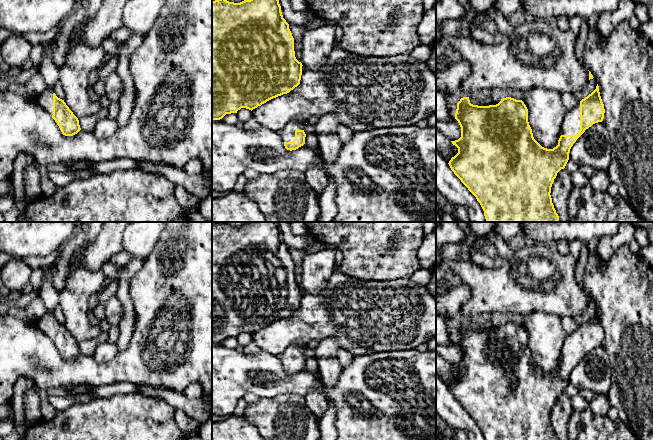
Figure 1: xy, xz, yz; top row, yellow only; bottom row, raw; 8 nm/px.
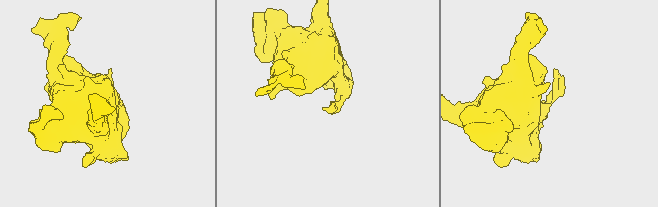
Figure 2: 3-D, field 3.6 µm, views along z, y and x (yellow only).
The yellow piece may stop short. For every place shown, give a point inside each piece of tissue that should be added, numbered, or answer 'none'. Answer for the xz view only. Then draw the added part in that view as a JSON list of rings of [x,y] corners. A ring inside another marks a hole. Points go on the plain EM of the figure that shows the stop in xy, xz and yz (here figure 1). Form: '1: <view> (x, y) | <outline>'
1: xz (287, 358) | [[[294,344],[289,346],[280,356],[283,366],[292,366],[295,363],[296,354],[304,354],[306,347]]]

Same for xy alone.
1: xy (49, 294) | [[[55,264],[41,267],[41,284],[39,297],[45,305],[45,314],[39,320],[39,327],[51,340],[53,339],[53,309],[59,302],[59,292],[53,285],[57,271]]]

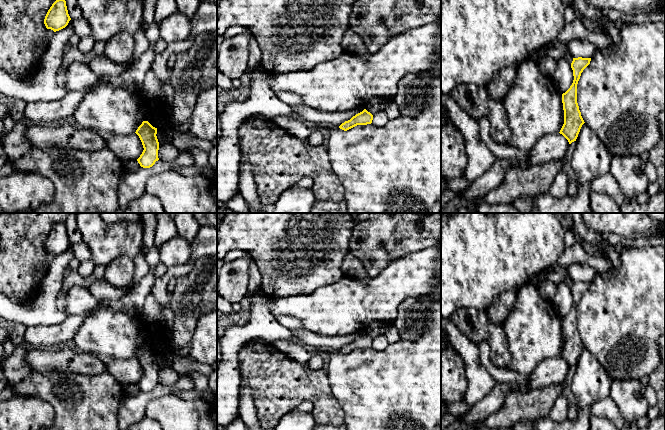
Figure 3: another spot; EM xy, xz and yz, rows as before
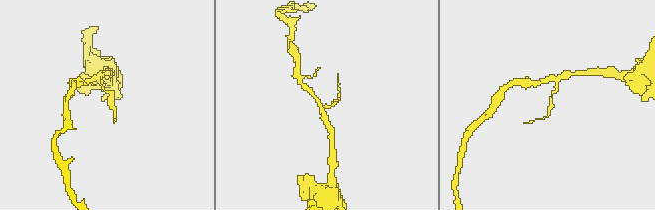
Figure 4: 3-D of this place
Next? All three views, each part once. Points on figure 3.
none

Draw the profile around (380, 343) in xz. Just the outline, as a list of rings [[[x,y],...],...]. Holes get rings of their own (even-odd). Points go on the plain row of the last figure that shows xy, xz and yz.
[[[379,335],[373,339],[372,347],[378,351],[385,350],[389,345],[387,338],[384,335]]]

